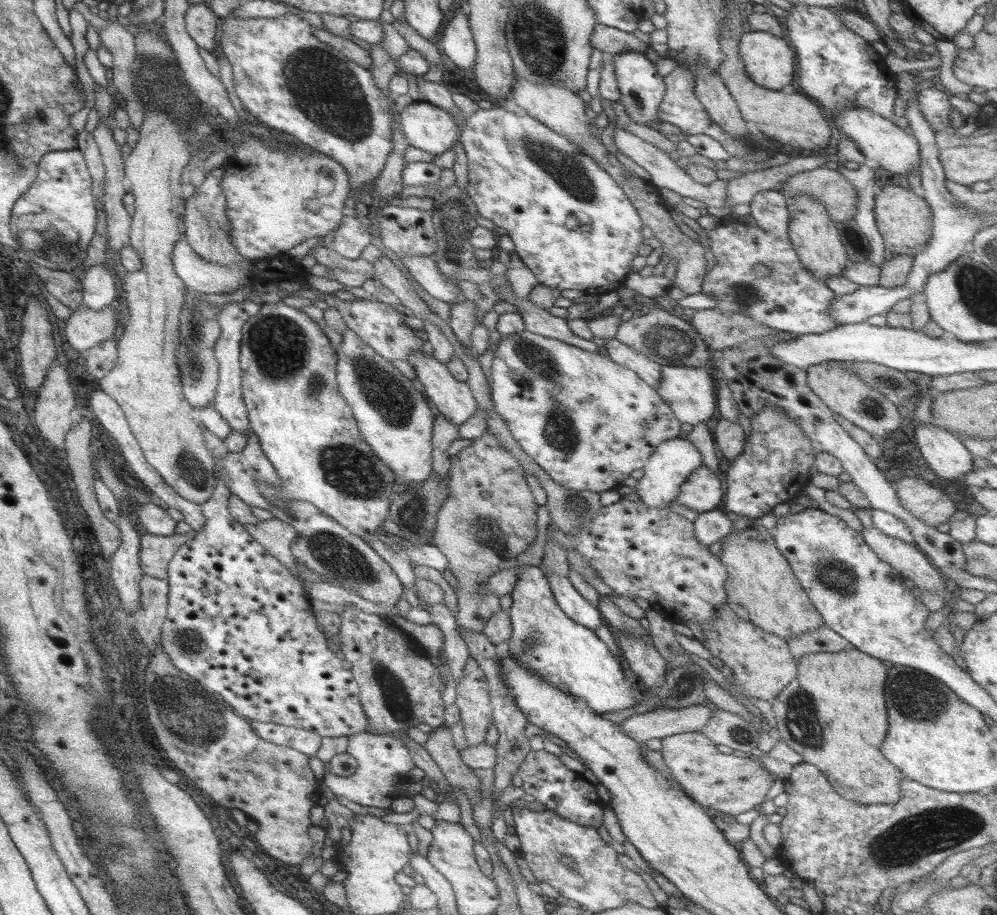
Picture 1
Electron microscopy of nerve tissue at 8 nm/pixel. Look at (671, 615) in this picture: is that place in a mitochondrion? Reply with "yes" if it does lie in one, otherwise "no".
no

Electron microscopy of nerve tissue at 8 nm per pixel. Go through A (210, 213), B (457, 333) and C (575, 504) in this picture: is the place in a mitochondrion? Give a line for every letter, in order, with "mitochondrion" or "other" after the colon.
A: mitochondrion
B: other
C: mitochondrion

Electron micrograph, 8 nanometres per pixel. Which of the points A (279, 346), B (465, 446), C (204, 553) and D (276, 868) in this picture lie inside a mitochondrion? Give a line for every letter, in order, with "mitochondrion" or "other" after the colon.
A: mitochondrion
B: other
C: other
D: other

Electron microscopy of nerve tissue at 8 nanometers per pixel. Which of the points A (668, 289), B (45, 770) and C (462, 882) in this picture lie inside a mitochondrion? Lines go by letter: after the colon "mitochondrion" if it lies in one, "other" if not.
A: other
B: other
C: other

